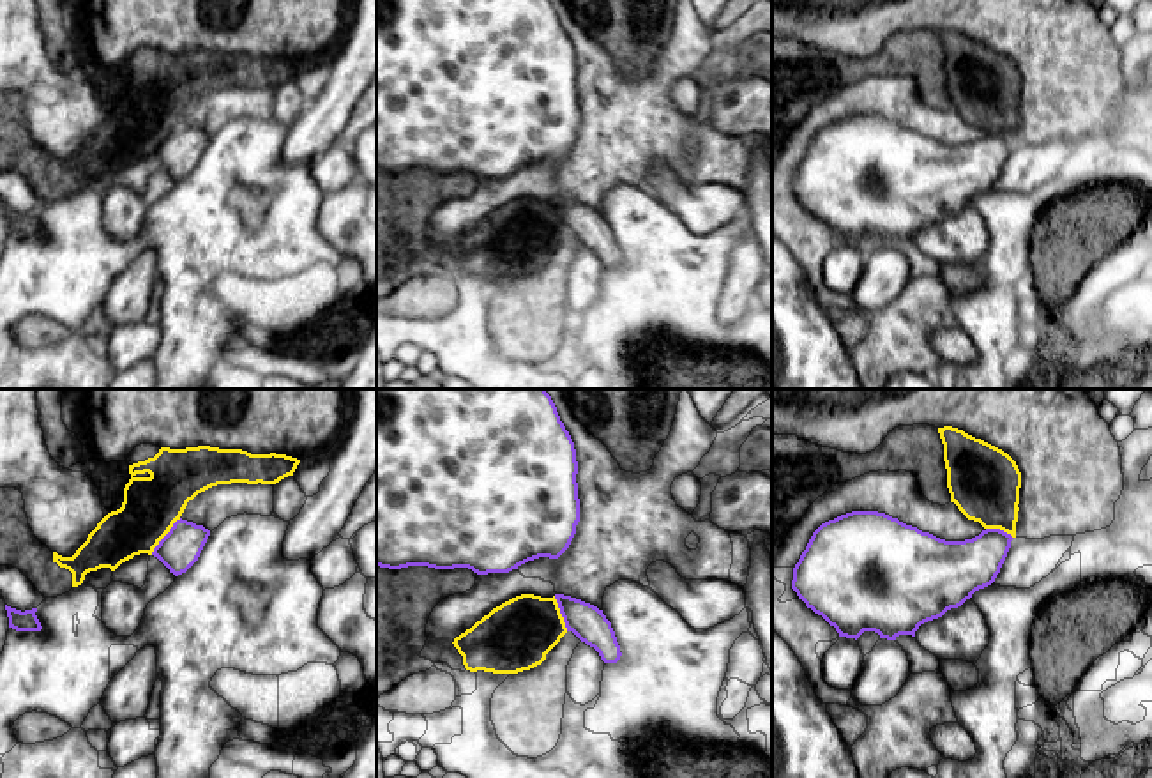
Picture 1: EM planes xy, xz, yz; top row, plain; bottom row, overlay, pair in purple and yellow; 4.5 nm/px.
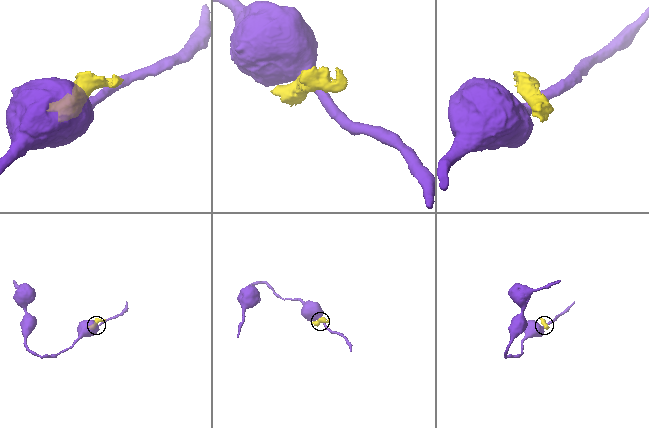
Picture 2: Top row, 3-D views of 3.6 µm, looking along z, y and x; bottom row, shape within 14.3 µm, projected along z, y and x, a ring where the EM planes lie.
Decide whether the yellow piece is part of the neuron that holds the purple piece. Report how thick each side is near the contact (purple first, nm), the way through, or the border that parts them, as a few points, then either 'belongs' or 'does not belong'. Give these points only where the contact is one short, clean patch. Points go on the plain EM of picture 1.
calibres 180 and 260 nm; border xy (181, 122), (151, 158); does not belong

